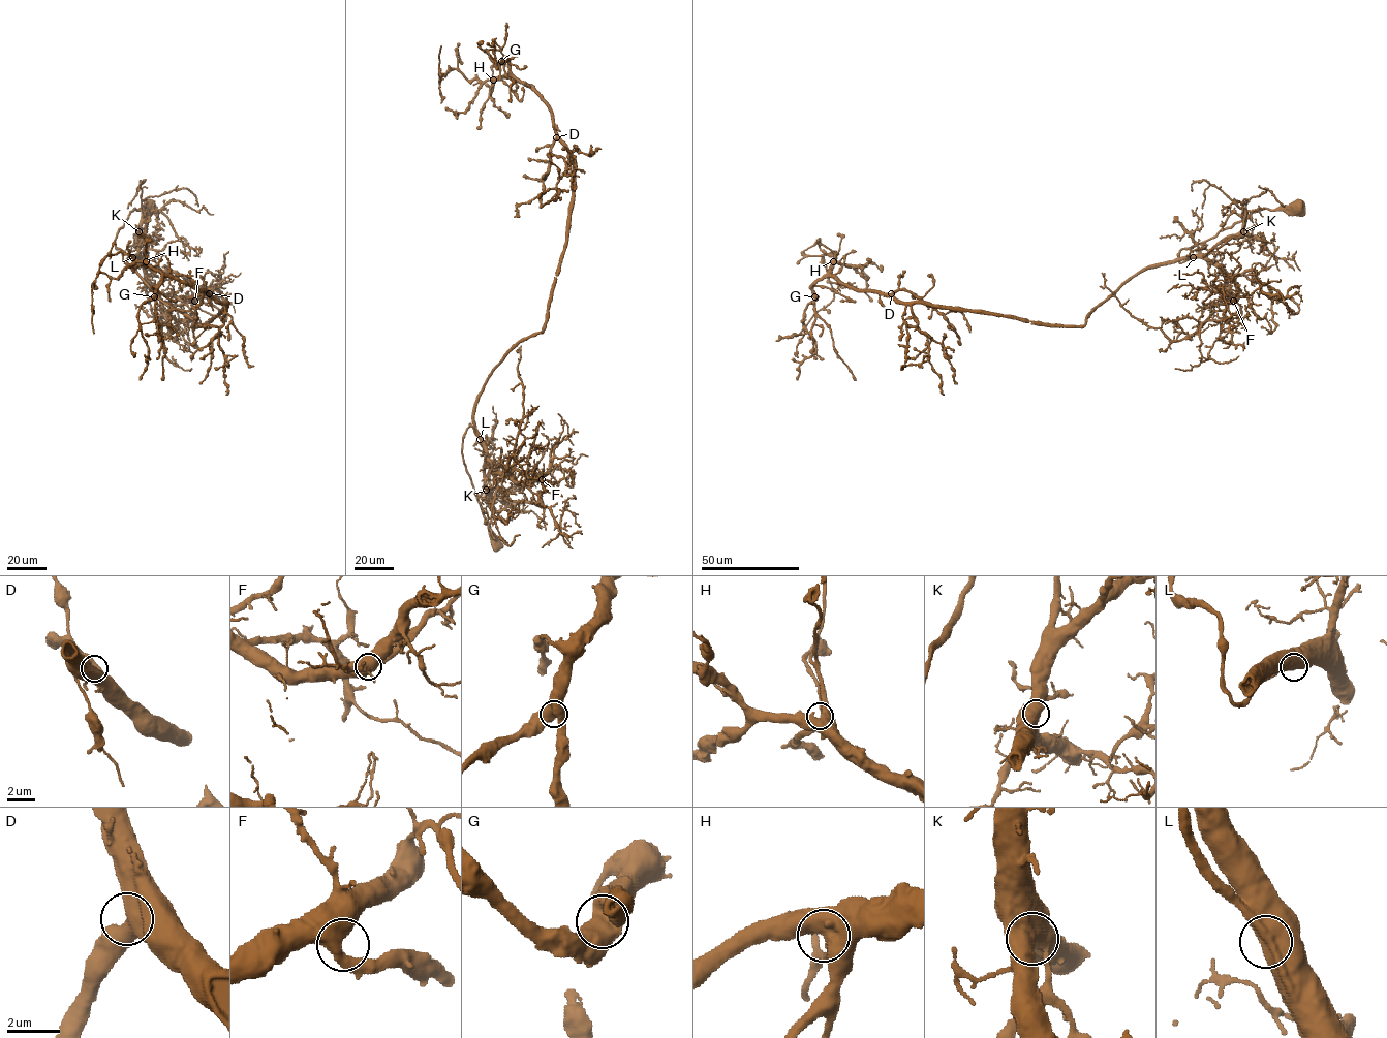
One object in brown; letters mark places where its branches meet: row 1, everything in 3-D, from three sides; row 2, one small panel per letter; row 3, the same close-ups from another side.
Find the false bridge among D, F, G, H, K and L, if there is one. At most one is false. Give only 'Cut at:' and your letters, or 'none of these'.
Cut at: none of these

